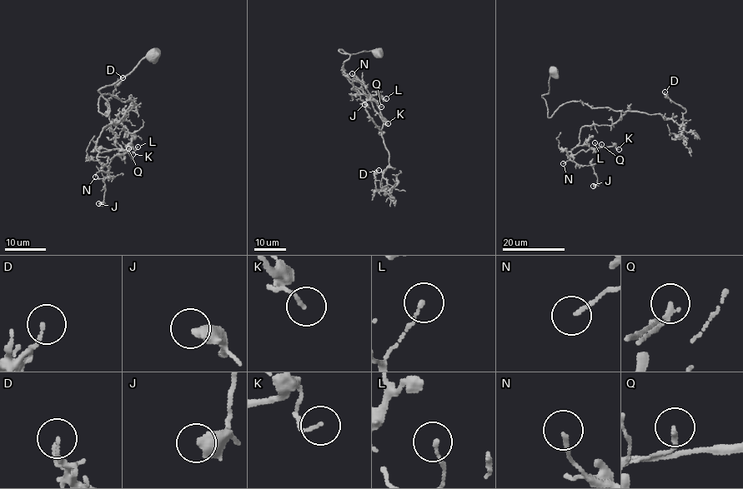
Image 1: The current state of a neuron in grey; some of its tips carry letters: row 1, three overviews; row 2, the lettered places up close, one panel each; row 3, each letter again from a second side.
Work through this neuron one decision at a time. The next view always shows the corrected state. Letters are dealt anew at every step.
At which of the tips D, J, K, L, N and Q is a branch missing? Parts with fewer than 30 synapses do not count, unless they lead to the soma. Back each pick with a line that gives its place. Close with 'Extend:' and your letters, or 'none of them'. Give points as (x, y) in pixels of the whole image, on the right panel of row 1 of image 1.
Extend: none of them

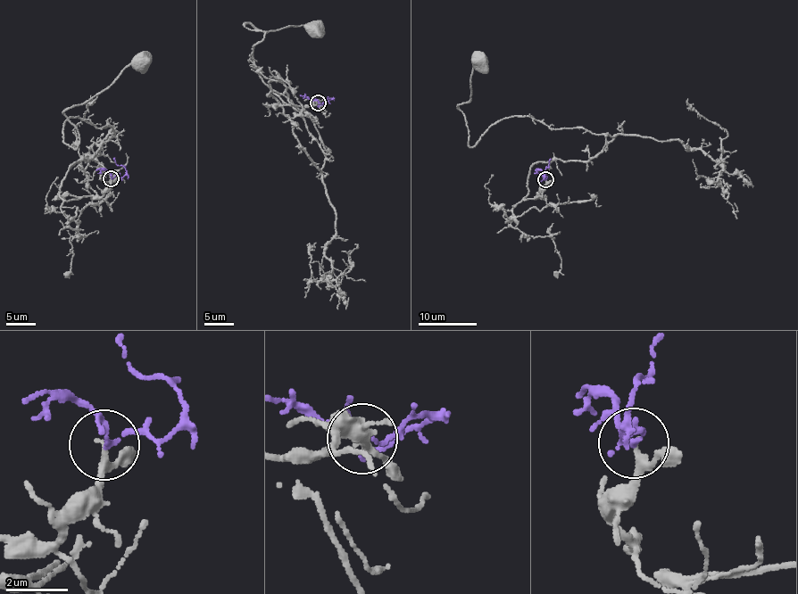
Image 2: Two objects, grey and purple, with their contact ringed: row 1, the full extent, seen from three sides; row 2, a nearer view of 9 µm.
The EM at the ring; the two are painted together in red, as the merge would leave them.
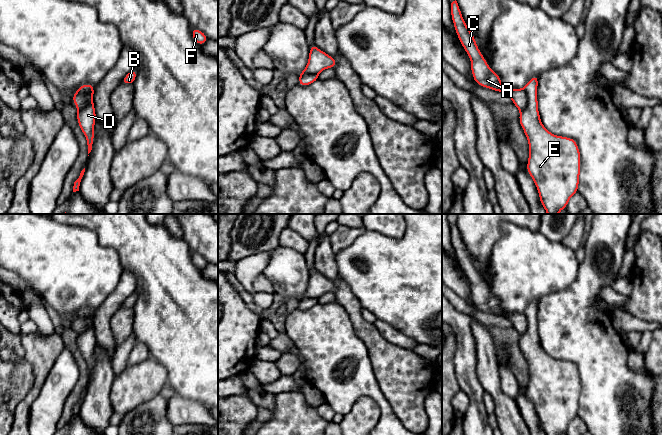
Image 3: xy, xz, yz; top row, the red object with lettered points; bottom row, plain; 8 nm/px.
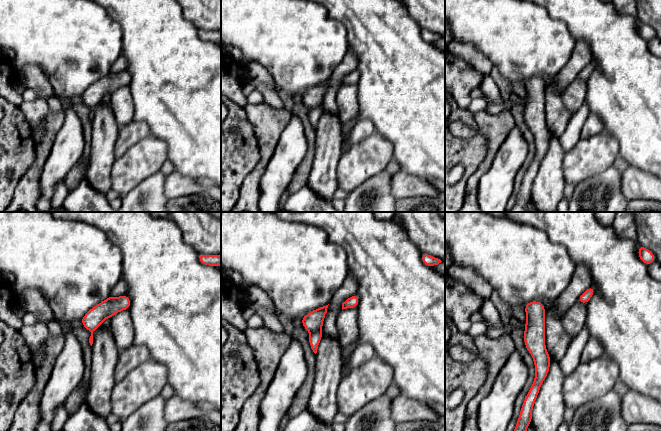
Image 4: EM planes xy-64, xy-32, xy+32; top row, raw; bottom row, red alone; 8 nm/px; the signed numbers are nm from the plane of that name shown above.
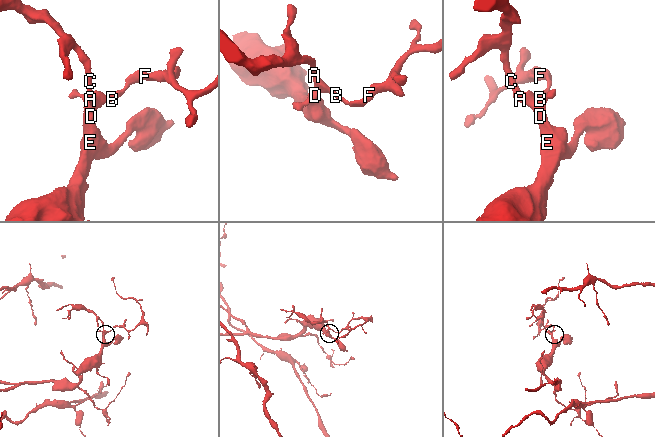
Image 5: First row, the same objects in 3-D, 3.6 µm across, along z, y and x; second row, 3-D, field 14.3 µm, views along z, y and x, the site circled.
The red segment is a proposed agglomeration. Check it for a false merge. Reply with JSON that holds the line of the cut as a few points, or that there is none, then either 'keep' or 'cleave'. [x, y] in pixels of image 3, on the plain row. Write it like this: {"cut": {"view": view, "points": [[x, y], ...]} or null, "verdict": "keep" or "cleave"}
{"cut": {"view": "xy", "points": [[77, 315], [87, 321], [87, 326], [79, 332]]}, "verdict": "cleave"}

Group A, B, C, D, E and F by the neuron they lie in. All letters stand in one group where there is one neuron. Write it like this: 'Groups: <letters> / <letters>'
Groups: A B C F / D E

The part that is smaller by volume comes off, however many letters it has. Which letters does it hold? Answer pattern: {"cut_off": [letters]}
{"cut_off": ["A", "B", "C", "F"]}

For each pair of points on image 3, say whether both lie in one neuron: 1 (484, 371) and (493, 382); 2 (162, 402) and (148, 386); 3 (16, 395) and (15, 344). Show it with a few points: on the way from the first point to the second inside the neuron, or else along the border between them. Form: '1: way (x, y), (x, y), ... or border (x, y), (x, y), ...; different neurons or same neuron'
1: way (487, 374), (490, 379); same neuron
2: border (159, 393), (135, 407); different neurons
3: way (17, 382), (21, 372), (21, 357); same neuron

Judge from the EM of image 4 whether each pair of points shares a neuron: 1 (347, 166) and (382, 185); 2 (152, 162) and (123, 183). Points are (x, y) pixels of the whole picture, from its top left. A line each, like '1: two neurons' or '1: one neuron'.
1: two neurons
2: one neuron

